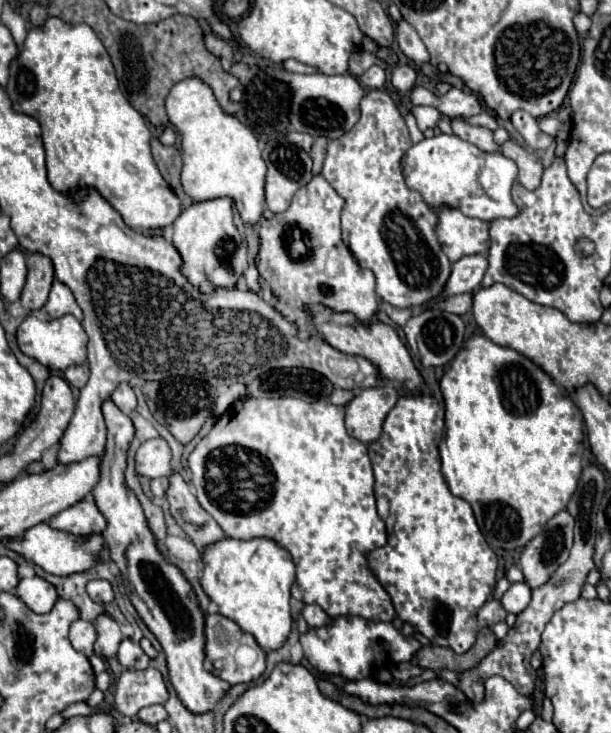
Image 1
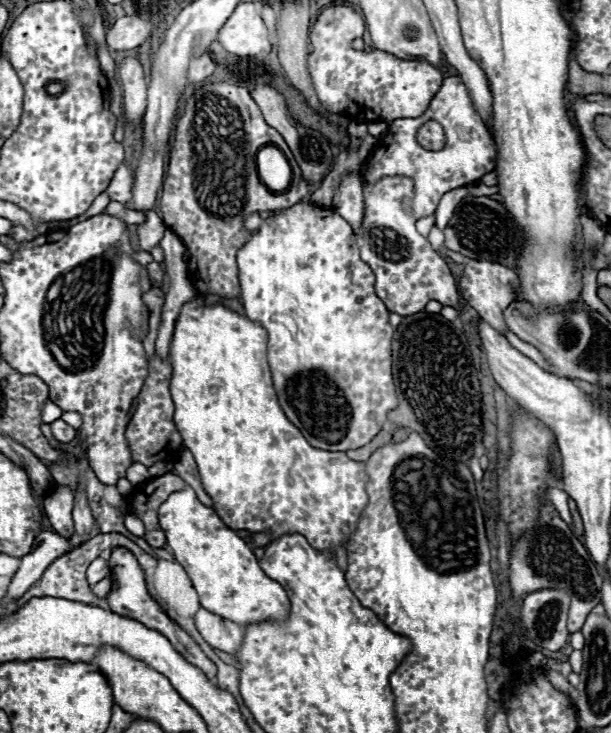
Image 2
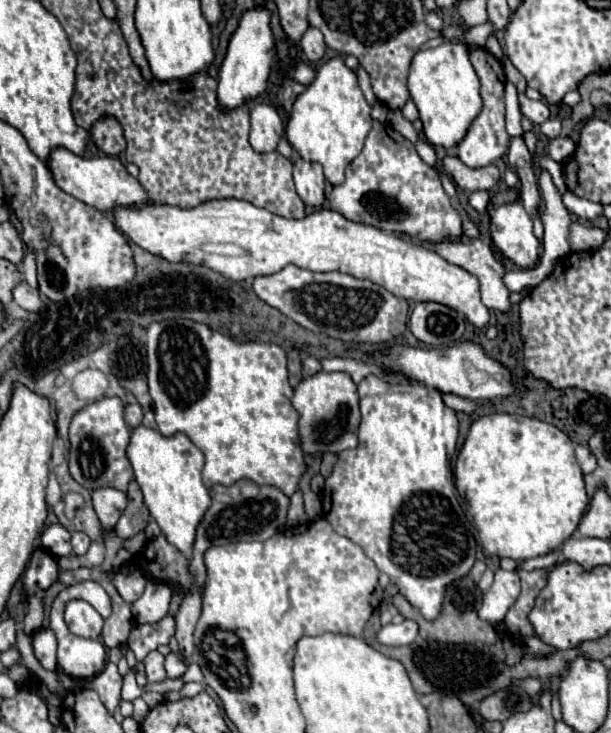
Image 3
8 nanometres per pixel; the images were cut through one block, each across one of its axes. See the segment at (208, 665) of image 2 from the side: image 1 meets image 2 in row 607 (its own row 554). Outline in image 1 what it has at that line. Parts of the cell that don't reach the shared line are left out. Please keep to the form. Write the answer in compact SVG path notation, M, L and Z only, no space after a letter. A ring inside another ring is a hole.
M110 398L104 400L102 414L106 424L118 424L114 440L114 460L112 464L106 462L100 466L100 482L92 490L96 506L108 522L106 530L102 532L104 544L110 552L110 558L120 568L130 602L134 604L138 616L148 626L148 630L158 638L166 654L170 682L174 684L178 698L192 712L208 712L224 696L230 684L204 670L204 614L198 608L196 594L184 574L156 550L156 542L146 524L144 512L134 492L124 482L126 450L134 436L132 420Z

